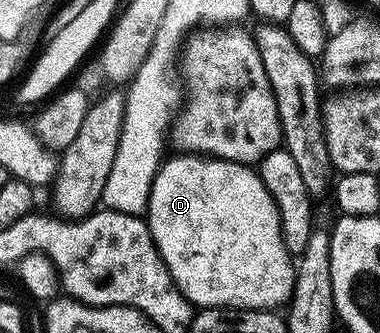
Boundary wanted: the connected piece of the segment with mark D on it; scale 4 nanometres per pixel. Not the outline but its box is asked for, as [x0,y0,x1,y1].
[146,154,295,310]

